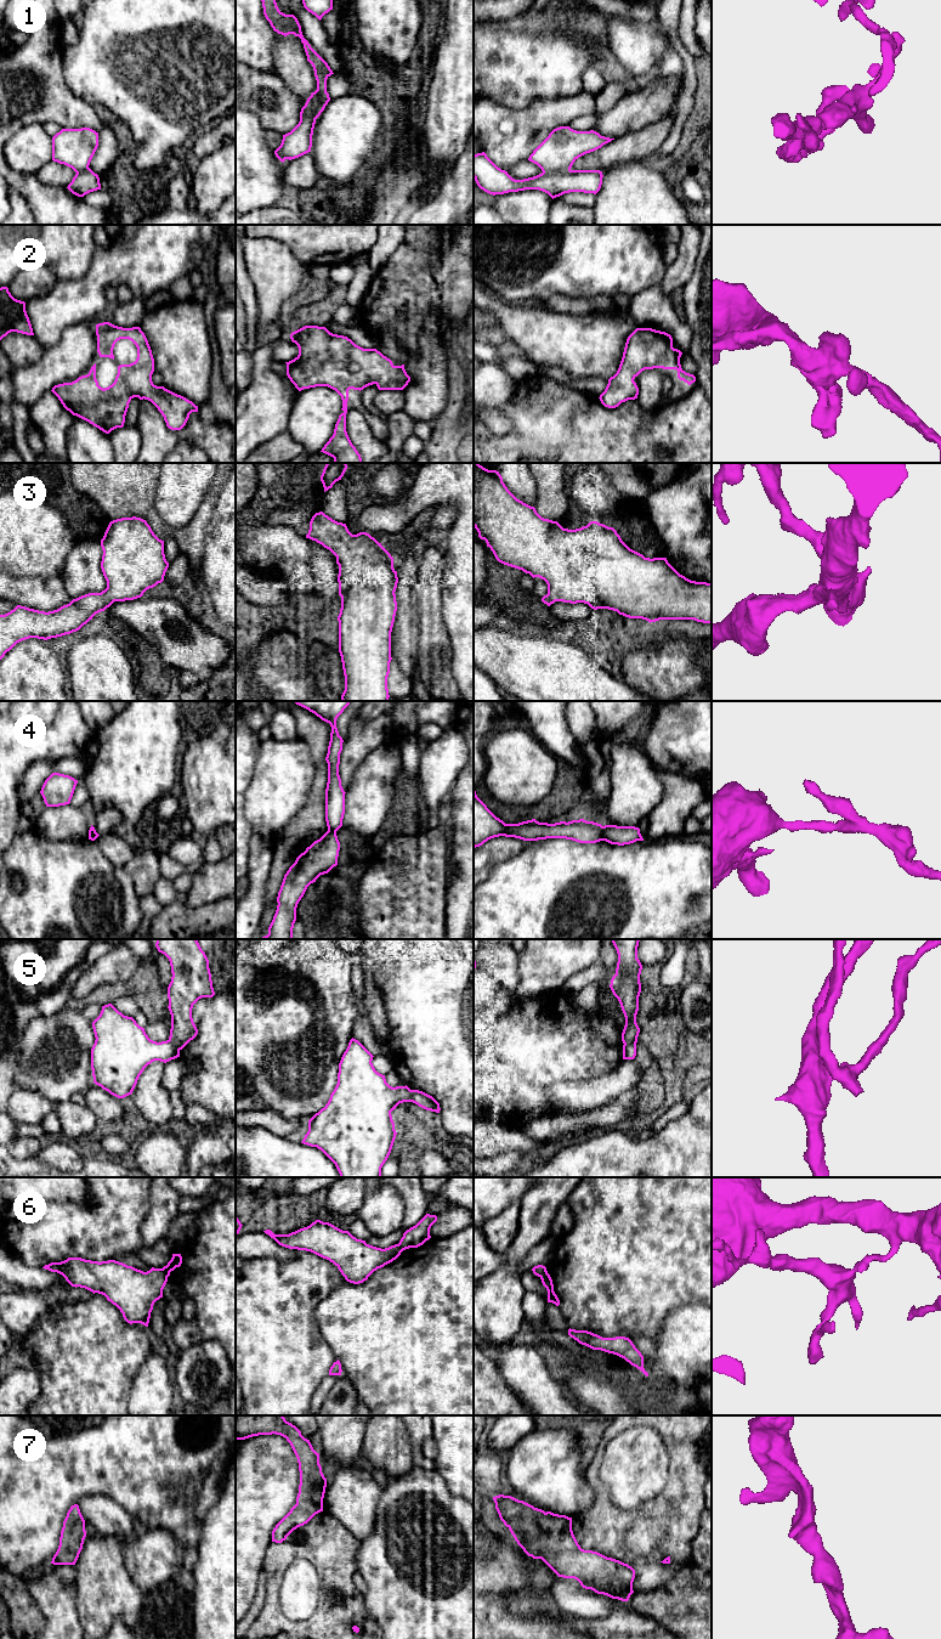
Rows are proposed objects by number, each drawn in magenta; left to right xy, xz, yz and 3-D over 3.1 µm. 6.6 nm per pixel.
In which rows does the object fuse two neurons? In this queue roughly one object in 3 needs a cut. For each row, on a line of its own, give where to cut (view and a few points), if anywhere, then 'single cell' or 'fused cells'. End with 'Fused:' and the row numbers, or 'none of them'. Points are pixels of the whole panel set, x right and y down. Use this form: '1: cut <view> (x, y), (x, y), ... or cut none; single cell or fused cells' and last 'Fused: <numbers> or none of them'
1: cut yz (570, 169), (543, 173); fused cells
2: cut none; single cell
3: cut none; single cell
4: cut yz (602, 826), (604, 840); fused cells
5: cut xz (409, 1090), (411, 1101); fused cells
6: cut xy (162, 1269), (168, 1276); fused cells
7: cut none; single cell
Fused: 1, 4, 5, 6

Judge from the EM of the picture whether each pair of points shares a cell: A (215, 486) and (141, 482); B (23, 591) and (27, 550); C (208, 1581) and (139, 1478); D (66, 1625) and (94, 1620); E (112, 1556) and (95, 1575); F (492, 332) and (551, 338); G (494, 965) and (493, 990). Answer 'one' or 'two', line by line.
A: one
B: two
C: two
D: two
E: one
F: two
G: two

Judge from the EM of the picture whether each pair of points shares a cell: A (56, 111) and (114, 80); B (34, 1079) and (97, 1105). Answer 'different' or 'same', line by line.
A: different
B: different

